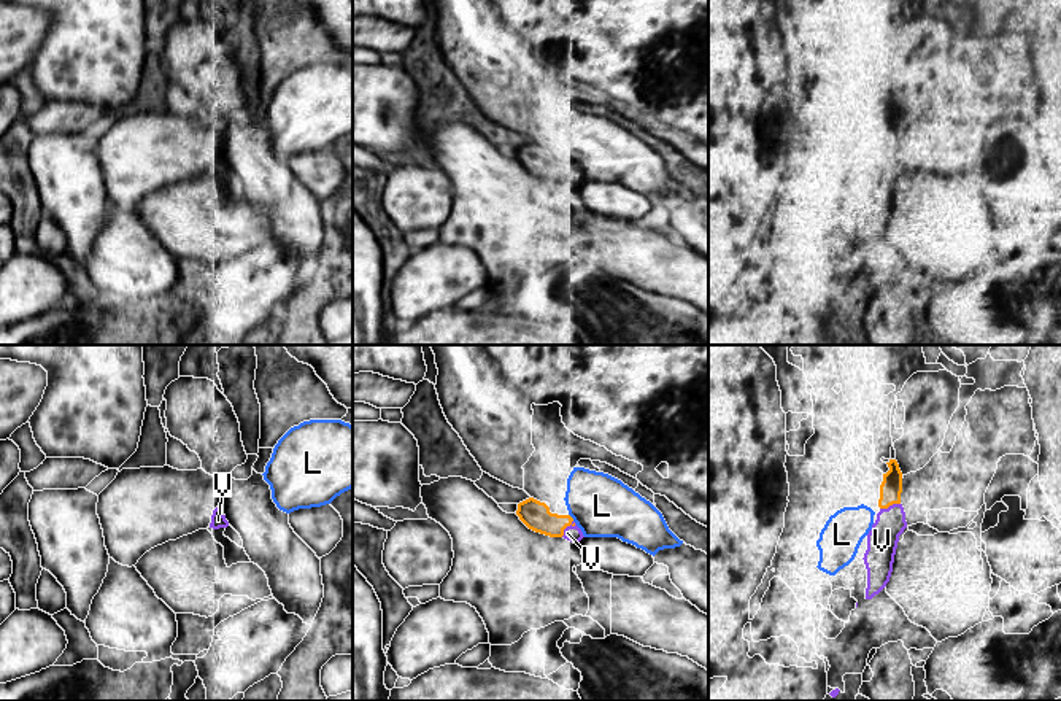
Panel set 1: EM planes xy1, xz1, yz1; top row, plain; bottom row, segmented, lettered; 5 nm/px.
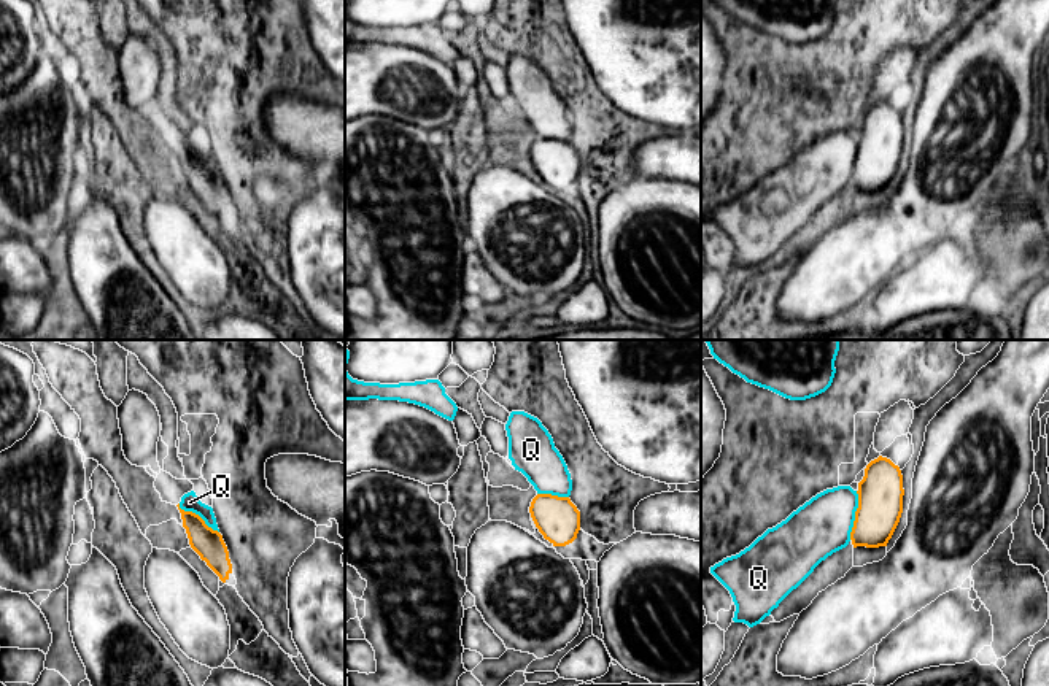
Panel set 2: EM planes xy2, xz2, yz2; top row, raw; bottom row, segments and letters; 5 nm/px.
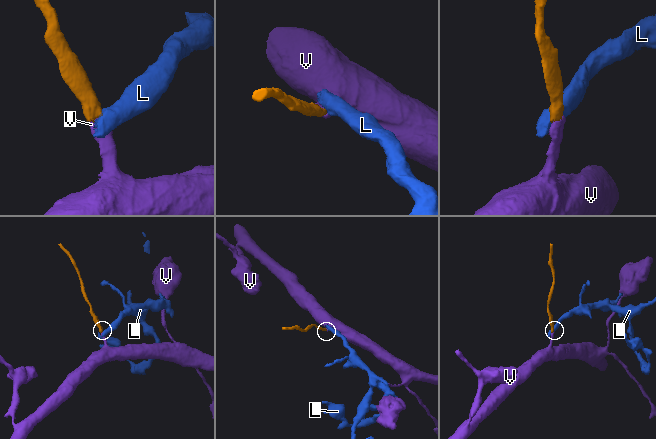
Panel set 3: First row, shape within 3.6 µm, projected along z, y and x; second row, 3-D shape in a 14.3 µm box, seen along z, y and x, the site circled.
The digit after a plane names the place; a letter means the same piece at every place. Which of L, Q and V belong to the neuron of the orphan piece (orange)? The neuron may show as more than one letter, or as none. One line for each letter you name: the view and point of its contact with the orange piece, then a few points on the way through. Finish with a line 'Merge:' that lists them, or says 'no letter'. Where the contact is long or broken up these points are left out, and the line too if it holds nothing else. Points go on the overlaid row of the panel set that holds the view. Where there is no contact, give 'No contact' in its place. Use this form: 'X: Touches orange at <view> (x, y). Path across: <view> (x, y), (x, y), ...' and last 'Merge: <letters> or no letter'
V: Touches orange at xz1 (566, 526)
Merge: V

